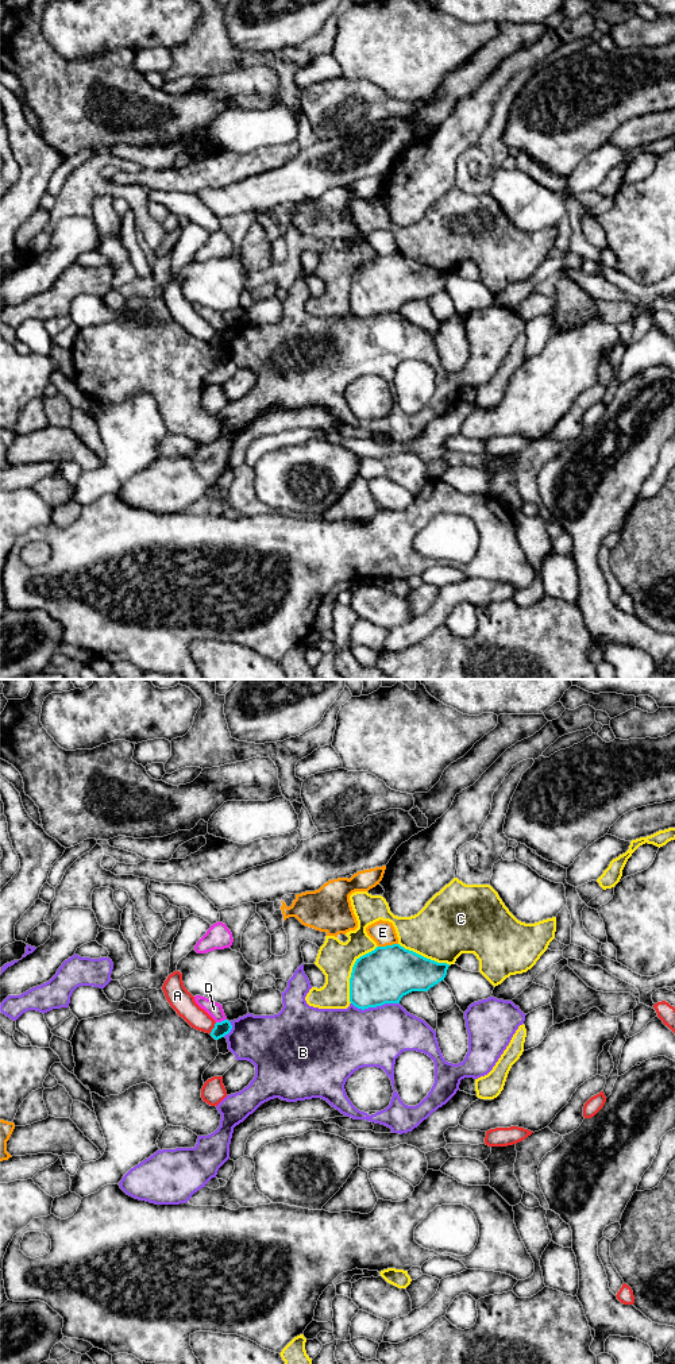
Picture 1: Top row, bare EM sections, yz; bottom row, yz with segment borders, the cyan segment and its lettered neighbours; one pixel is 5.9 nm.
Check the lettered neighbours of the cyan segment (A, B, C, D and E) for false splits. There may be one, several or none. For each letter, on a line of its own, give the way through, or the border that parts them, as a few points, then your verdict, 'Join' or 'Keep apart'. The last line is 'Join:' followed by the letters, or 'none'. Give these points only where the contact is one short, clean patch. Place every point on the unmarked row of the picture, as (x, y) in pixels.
A: Keep apart
B: Keep apart
C: Keep apart
D: Boundary: yz (226, 327), (216, 331). Keep apart
E: Keep apart
Join: none

